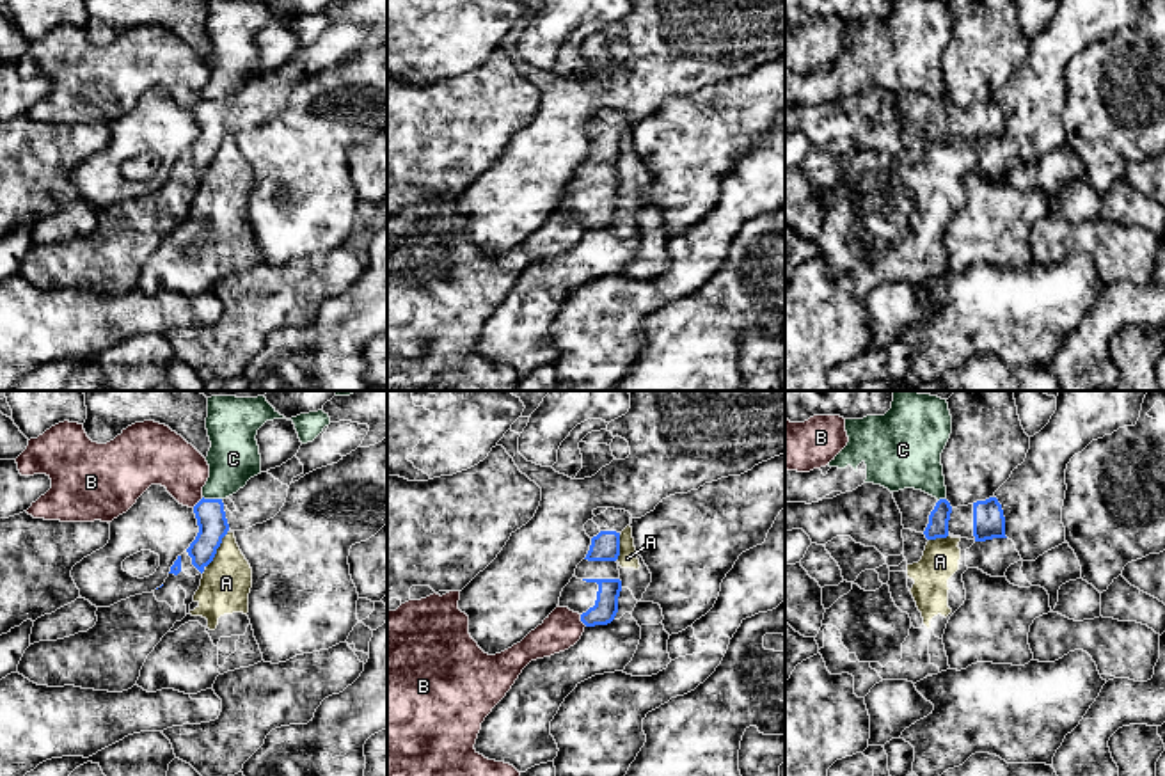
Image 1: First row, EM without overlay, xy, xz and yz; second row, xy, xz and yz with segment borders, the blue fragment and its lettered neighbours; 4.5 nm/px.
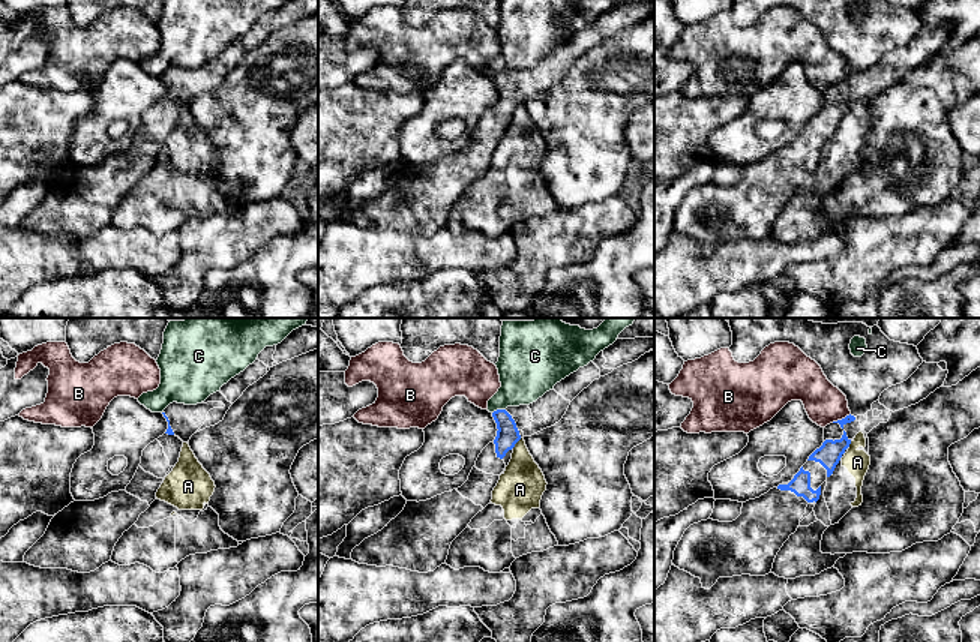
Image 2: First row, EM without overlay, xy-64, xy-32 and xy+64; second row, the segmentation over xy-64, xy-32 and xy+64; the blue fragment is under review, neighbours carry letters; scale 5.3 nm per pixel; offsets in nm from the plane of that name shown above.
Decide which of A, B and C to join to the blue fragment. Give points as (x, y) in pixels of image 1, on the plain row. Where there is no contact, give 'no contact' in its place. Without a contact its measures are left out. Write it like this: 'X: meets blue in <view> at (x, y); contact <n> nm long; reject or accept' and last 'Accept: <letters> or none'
A: meets blue in xy at (215, 153); contact 190 nm long; reject
B: meets blue in xz at (581, 222); contact 70 nm long; reject
C: meets blue in xy at (212, 102); contact 90 nm long; reject
Accept: none

